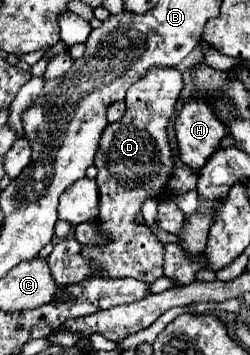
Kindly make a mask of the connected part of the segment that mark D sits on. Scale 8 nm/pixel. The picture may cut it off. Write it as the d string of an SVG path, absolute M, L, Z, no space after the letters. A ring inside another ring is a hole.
M152 67L148 73L128 89L126 93L126 113L120 121L110 123L104 129L104 135L100 139L100 149L96 153L96 167L98 167L98 189L100 189L100 229L110 237L110 243L104 247L82 247L84 257L92 263L100 263L102 271L98 277L134 277L134 279L153 283L158 277L162 277L162 261L164 261L164 245L156 239L156 235L150 231L148 225L136 225L134 215L142 209L142 203L146 199L158 199L160 189L168 183L174 161L172 161L172 149L168 143L168 121L174 113L176 99L182 89L182 73L176 67Z

